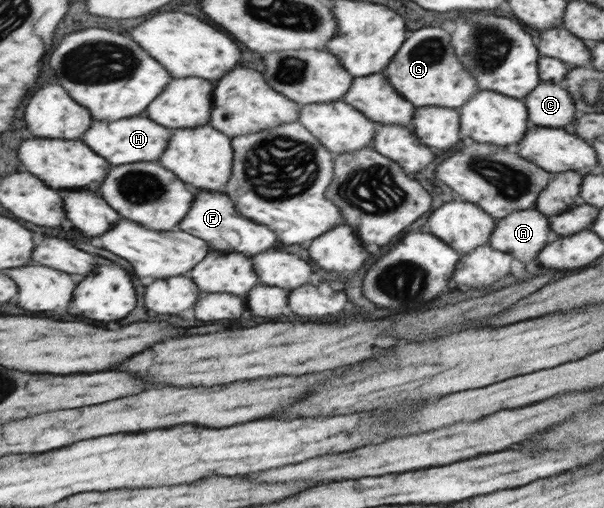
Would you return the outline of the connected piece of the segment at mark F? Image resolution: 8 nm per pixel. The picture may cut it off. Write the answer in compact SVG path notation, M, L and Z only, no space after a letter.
M190 187L190 190L194 192L195 196L192 208L189 210L188 216L184 218L186 222L180 222L179 228L186 230L188 234L205 239L210 248L224 253L245 254L252 258L252 256L270 250L276 244L276 233L270 228L260 226L252 220L240 220L242 216L234 210L234 202L226 194L206 192L206 190L195 187Z

